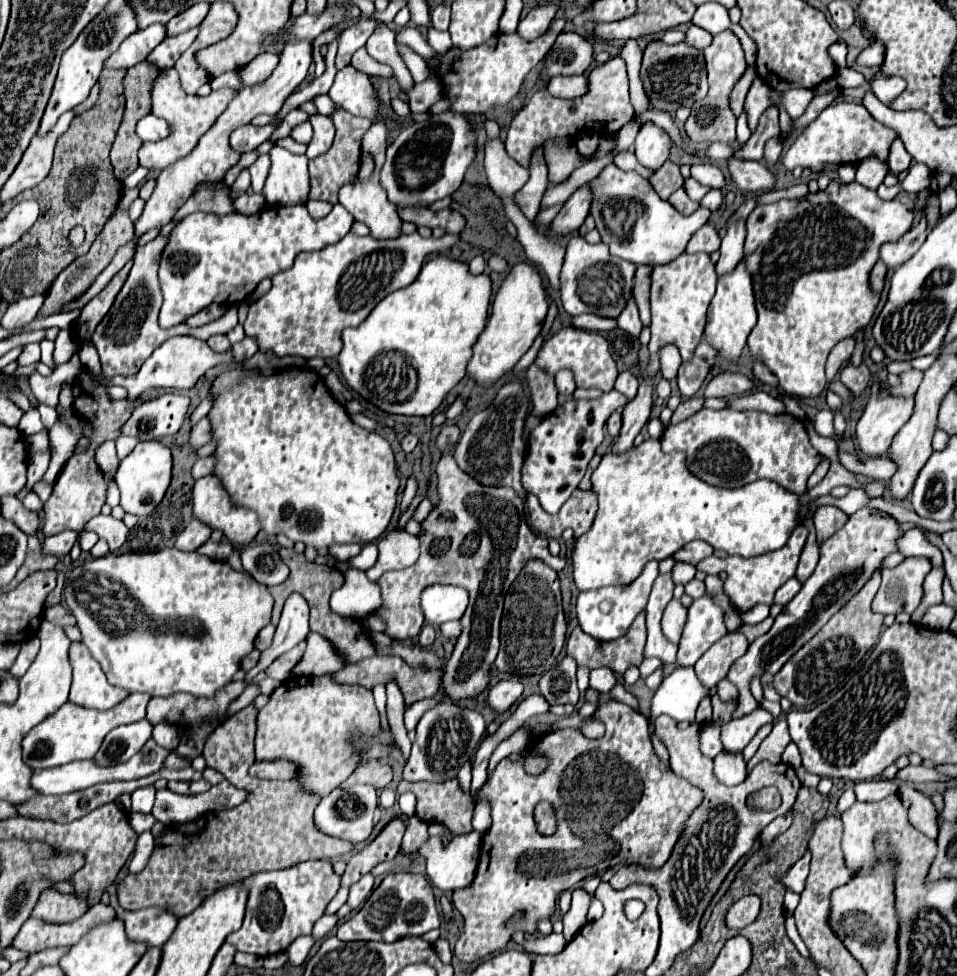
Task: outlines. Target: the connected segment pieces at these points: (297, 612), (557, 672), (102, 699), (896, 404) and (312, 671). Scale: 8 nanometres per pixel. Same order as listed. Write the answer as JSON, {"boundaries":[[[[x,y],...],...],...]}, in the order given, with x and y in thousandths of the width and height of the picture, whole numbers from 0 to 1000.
{"boundaries":[[[[306,610],[306,614],[302,614],[302,616],[306,620],[300,618],[296,622],[296,630],[294,630],[294,636],[289,640],[283,663],[273,667],[271,679],[256,694],[256,702],[262,702],[262,698],[266,696],[266,692],[271,688],[277,688],[294,669],[306,665],[323,649],[323,622],[321,622],[321,616],[312,610]]],[[[590,673],[584,681],[574,685],[565,698],[563,706],[565,712],[574,722],[603,722],[605,718],[605,706],[603,706],[603,696],[601,696],[601,675]]],[[[87,659],[74,661],[74,681],[76,681],[76,702],[72,716],[76,722],[93,724],[93,726],[113,727],[126,720],[135,708],[116,702],[112,704],[112,696],[103,679],[95,673]]],[[[915,387],[909,398],[908,413],[904,417],[904,423],[896,433],[896,448],[893,450],[896,450],[898,460],[906,468],[925,466],[929,462],[929,456],[931,456],[933,448],[937,446],[939,438],[944,438],[948,433],[948,429],[952,427],[952,423],[956,419],[956,407],[921,407],[918,393],[920,390]]],[[[323,649],[319,657],[321,657],[321,665],[304,688],[308,694],[342,692],[361,683],[361,677],[354,671],[350,671],[350,665],[346,665],[346,659],[342,659],[342,655],[333,653],[331,649]]]]}

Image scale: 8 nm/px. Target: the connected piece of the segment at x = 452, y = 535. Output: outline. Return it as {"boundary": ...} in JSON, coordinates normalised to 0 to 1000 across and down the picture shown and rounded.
{"boundary":[[[465,464],[457,474],[459,517],[448,526],[442,540],[440,571],[434,579],[417,585],[404,585],[396,593],[400,624],[394,626],[404,638],[404,651],[413,657],[432,655],[442,640],[440,606],[448,599],[480,599],[490,606],[490,622],[482,634],[484,649],[475,659],[469,681],[463,685],[461,706],[471,720],[496,716],[511,702],[511,688],[521,667],[521,636],[526,614],[551,573],[565,573],[580,585],[586,585],[591,572],[578,570],[572,563],[572,550],[555,544],[549,530],[549,515],[534,499],[507,499],[480,481],[475,468]]]}

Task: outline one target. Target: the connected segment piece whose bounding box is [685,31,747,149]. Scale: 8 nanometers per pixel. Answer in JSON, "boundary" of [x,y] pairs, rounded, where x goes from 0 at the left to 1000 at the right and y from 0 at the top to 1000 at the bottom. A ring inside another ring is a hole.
{"boundary":[[[755,32],[747,36],[745,44],[735,52],[739,63],[739,75],[741,75],[741,95],[735,103],[726,106],[722,112],[720,122],[716,124],[716,136],[720,147],[760,147],[768,149],[768,153],[774,153],[768,144],[768,118],[762,112],[762,95],[766,87],[772,83],[772,79],[778,75],[778,56],[774,50],[772,40],[764,32]]]}

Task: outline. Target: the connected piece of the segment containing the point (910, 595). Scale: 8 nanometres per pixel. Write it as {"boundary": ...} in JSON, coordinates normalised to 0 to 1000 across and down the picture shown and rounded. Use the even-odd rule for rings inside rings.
{"boundary":[[[948,571],[935,583],[921,585],[921,601],[912,614],[912,628],[954,628],[964,614],[964,593],[973,585],[969,573]]]}

